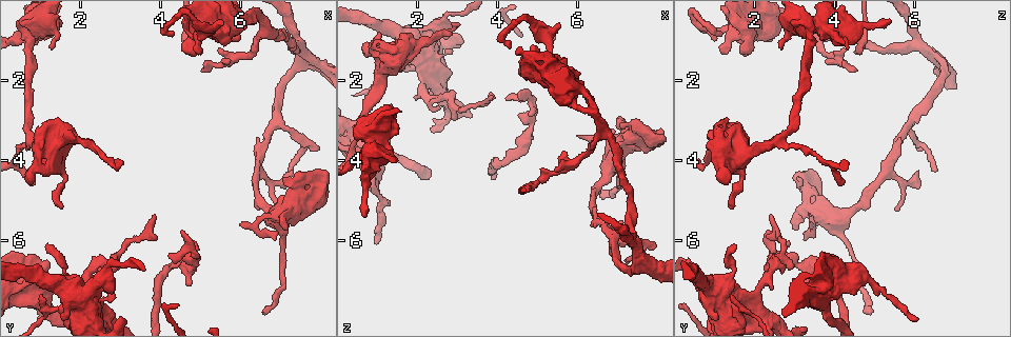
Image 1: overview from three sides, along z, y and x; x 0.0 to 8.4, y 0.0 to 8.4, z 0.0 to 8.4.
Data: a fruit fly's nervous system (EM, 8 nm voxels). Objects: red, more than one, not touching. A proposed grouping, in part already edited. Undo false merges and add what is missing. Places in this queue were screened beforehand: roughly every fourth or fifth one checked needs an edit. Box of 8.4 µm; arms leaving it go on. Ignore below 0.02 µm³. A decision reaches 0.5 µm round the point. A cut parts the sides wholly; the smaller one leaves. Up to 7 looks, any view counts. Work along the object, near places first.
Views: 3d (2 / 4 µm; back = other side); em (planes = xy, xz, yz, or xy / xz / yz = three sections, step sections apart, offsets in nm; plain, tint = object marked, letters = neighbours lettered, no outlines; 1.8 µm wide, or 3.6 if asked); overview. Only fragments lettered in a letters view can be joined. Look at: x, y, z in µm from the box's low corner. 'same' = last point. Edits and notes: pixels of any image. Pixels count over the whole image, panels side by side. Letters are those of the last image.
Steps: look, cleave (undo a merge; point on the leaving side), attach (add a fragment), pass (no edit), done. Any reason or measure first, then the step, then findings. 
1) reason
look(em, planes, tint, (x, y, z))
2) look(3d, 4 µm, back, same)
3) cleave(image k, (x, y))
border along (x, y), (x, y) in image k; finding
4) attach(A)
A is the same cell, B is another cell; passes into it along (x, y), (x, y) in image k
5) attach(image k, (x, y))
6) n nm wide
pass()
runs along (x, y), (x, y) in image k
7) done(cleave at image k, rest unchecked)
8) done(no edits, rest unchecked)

look(em, 3.6 µm, planes, letters, (0.90, 1.00, 4.30))

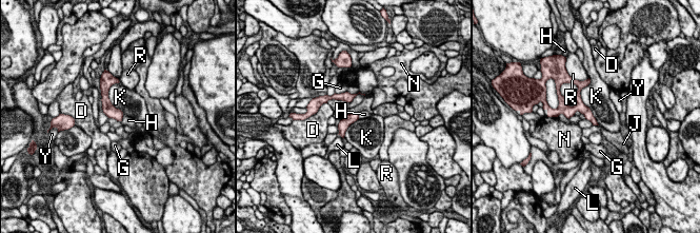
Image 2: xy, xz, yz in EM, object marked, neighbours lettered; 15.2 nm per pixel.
pass()
D, G, H, J, K, L, N, R and Y are other cells; runs along (560, 111), (582, 109), (591, 117) in image 2; all the same neuron

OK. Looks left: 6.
branch stops here
look(3d, 2 µm, (0.95, 3.30, 1.20))

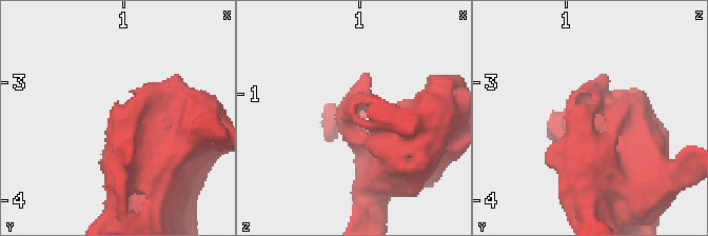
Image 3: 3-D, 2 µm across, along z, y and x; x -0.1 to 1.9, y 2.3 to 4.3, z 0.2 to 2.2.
shape alone is not enough
look(em, planes, tint, (0.94, 3.30, 1.24))

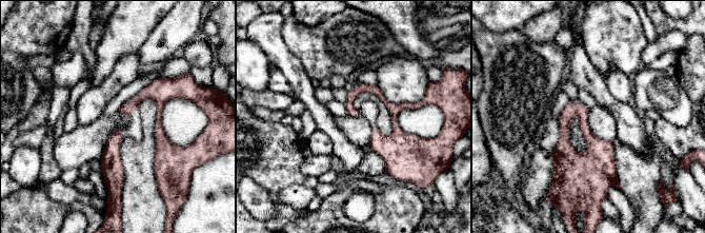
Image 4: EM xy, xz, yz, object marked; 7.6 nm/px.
what lies round it
look(em, planes, letters, same)

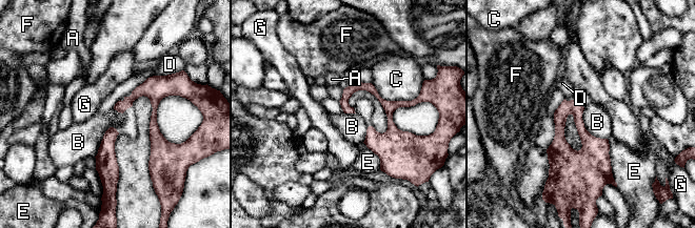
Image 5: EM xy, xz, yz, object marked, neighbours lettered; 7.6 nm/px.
pass()
A, B, C, D, E, F and G are other cells; border along (583, 108), (583, 126), (607, 139) in image 5; no lettered fragment goes on from it

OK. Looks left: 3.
an open end
look(em, xy, step 8, letters, (1.50, 5.25, 1.40))

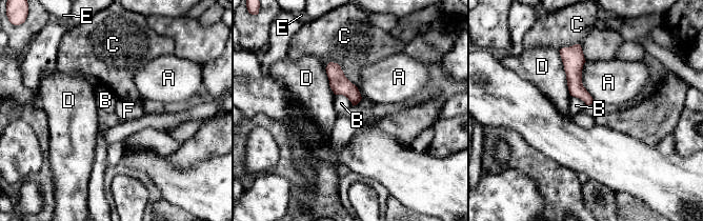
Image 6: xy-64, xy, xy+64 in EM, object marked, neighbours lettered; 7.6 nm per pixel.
pass()
A, B, C, D, E and F are other cells; border along (335, 94), (341, 94), (353, 105) in image 6; none of them fits

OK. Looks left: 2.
done(no edits, rest unchecked)

